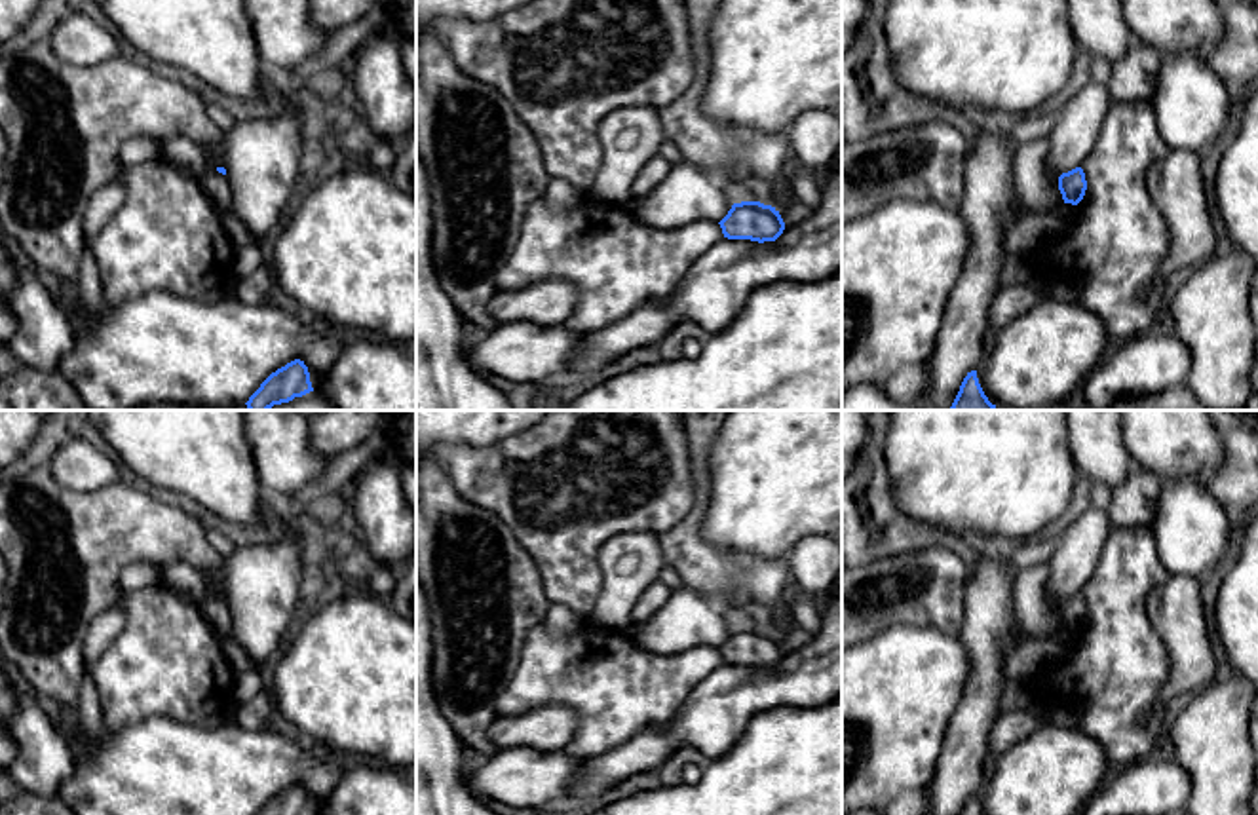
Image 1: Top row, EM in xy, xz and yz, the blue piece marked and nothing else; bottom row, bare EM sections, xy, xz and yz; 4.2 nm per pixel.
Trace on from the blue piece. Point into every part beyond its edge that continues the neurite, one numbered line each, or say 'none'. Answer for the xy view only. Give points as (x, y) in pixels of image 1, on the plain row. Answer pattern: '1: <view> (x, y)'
none

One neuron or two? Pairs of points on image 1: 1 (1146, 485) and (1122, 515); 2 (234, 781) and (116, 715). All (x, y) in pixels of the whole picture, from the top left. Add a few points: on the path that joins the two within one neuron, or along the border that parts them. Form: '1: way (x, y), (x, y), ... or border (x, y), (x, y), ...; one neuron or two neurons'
1: way (1139, 492), (1129, 508); one neuron
2: border (177, 719), (151, 715), (135, 724), (105, 732); two neurons

